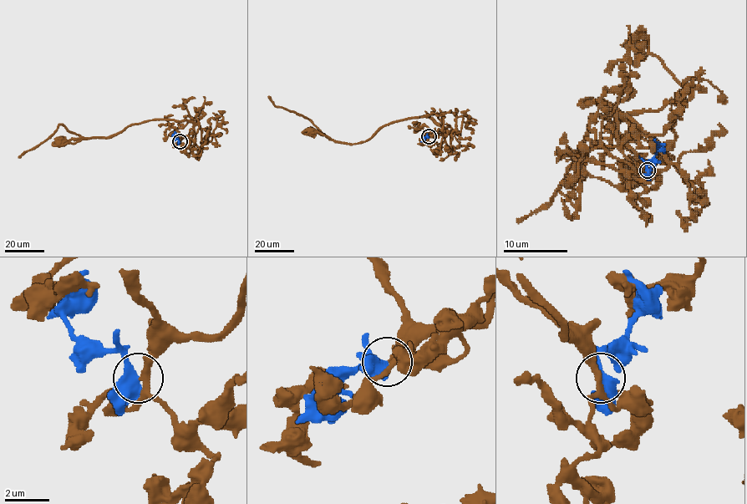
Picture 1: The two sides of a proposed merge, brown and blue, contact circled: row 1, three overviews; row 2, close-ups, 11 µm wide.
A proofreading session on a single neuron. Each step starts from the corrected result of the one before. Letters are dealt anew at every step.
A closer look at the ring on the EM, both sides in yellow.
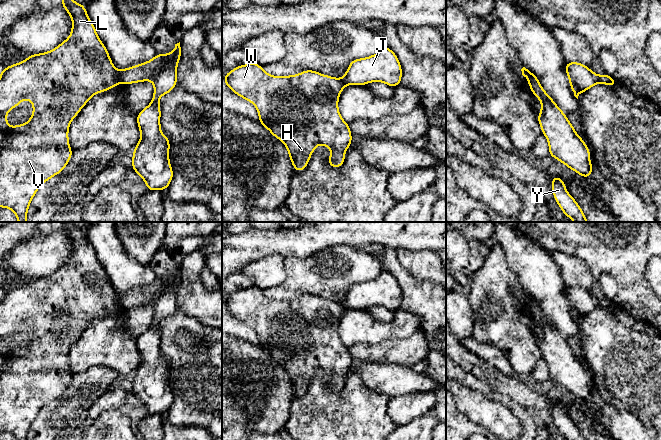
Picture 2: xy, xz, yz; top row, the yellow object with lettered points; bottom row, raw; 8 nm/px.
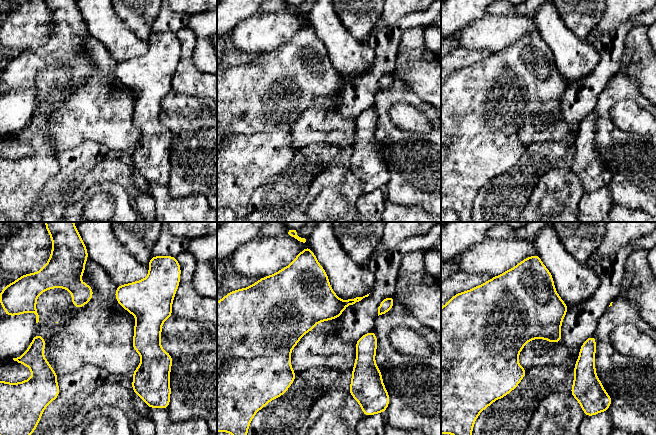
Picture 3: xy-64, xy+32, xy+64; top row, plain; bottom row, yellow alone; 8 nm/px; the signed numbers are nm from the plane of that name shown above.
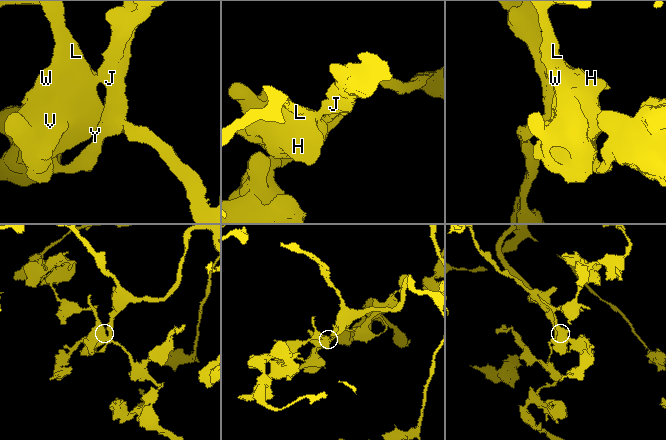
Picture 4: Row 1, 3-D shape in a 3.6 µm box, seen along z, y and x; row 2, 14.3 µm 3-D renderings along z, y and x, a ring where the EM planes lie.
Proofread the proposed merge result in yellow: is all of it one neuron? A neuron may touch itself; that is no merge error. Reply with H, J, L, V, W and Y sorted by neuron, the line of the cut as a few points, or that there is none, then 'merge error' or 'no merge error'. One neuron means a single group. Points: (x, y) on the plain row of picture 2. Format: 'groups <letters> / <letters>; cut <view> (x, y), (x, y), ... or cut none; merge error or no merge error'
groups H L V W / J Y; cut xy (118, 294), (118, 299), (122, 305); merge error

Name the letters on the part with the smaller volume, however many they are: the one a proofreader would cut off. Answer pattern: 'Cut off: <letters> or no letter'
Cut off: H, L, V, W

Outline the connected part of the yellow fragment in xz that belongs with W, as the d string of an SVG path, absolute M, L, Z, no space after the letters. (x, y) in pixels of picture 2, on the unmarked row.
M252 285L225 297L223 308L256 330L258 346L284 367L294 394L305 394L317 369L325 369L332 375L328 381L331 391L343 390L345 376L352 366L349 348L342 343L338 333L339 319L347 310L343 303L313 294L292 300L272 300Z

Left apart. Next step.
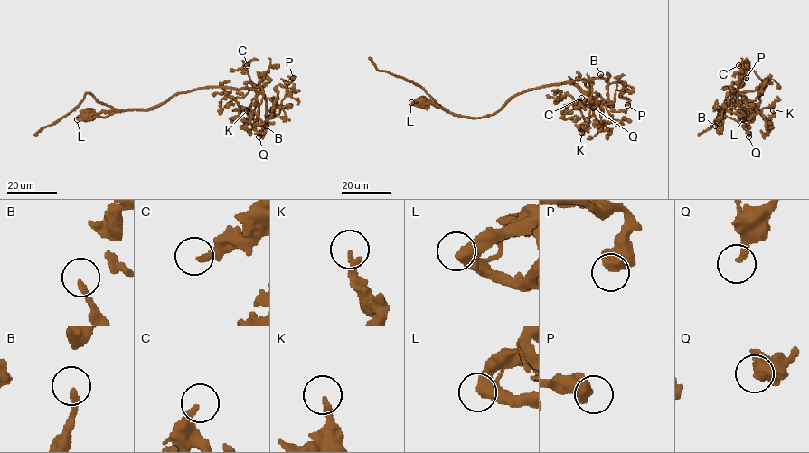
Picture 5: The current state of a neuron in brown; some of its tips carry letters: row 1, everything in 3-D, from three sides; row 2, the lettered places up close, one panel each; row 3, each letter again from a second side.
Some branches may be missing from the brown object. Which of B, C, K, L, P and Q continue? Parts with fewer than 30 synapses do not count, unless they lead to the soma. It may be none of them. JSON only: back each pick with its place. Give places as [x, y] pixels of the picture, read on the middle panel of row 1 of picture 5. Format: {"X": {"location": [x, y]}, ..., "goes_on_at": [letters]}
{"goes_on_at": []}

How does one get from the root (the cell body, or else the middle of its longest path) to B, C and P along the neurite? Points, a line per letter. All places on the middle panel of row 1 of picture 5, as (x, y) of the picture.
B: (517, 95), (551, 84), (574, 83), (590, 98), (590, 101), (590, 90), (585, 82), (598, 78), (600, 74)
C: (517, 95), (551, 84), (576, 84), (592, 100), (594, 115), (587, 125), (578, 108), (583, 104), (581, 98)
P: (517, 95), (574, 83), (598, 103), (600, 117), (602, 104), (612, 103), (616, 90), (628, 99), (627, 105)

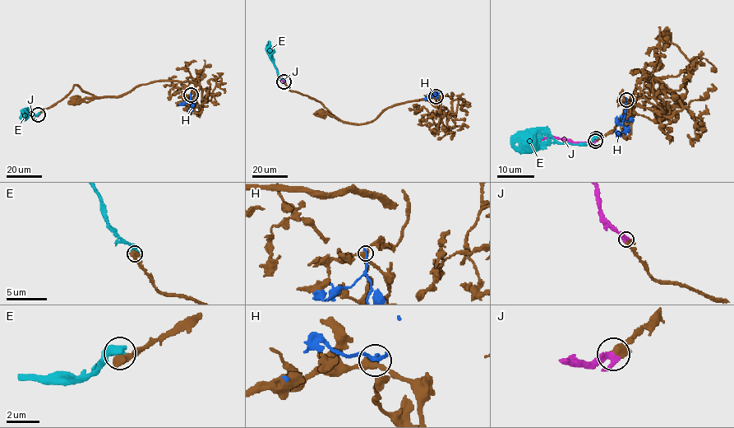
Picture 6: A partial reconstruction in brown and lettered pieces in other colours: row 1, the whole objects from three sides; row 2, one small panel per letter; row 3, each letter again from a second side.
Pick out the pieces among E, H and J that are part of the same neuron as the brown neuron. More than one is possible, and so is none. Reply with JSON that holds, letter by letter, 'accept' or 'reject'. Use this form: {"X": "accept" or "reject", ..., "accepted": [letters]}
{"E": "reject", "H": "reject", "J": "accept", "accepted": ["J"]}

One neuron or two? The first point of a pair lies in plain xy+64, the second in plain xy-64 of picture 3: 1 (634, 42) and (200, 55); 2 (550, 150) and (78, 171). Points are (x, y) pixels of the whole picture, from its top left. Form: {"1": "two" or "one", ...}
{"1": "two", "2": "one"}

